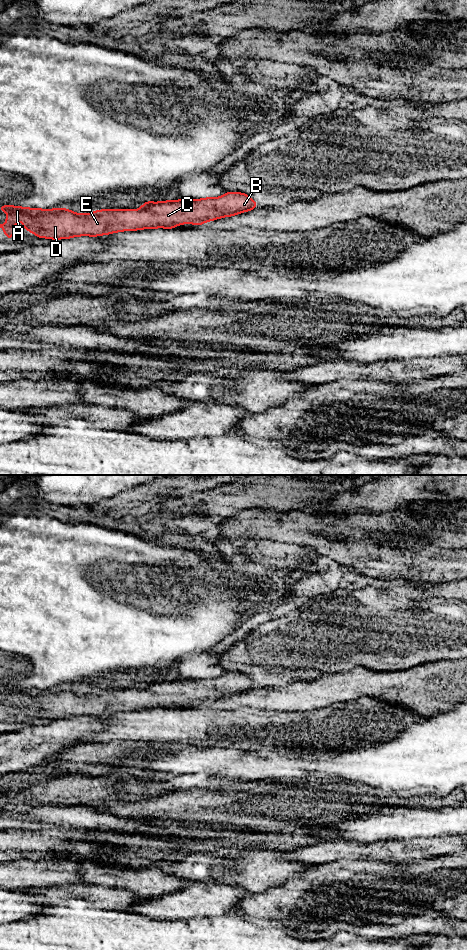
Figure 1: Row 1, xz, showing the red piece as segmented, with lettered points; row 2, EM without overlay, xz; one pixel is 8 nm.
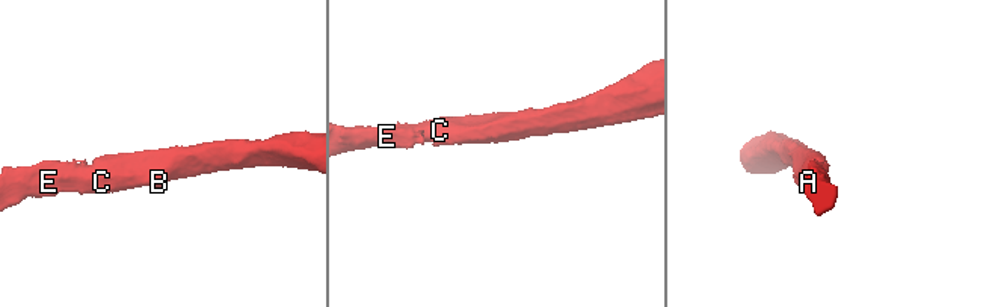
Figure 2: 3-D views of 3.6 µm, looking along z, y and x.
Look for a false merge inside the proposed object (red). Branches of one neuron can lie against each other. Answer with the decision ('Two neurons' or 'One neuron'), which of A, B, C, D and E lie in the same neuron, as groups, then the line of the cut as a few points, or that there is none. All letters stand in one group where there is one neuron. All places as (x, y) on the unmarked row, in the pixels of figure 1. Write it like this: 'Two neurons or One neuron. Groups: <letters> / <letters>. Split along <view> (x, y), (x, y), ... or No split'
One neuron. Groups: A B C D E. No split

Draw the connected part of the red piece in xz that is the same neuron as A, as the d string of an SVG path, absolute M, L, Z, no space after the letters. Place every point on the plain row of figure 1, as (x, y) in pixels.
M227 672L217 678L182 679L162 682L145 681L140 689L110 689L78 694L67 688L38 689L0 685L8 704L0 704L4 715L14 719L14 705L22 698L22 706L37 718L69 719L77 716L108 715L139 709L176 708L179 704L203 705L207 701L230 697L259 686L247 674Z

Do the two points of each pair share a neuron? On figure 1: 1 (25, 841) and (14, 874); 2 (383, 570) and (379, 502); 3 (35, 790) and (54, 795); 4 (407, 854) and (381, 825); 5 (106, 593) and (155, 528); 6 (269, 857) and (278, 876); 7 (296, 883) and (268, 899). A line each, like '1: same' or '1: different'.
1: different
2: different
3: same
4: different
5: different
6: same
7: same

